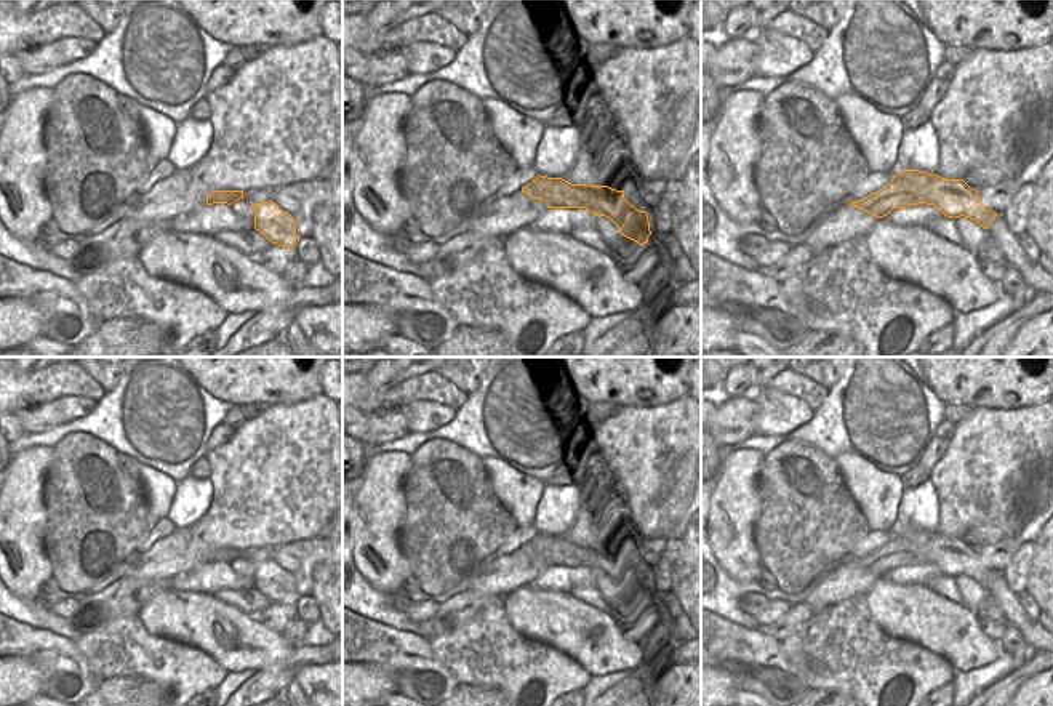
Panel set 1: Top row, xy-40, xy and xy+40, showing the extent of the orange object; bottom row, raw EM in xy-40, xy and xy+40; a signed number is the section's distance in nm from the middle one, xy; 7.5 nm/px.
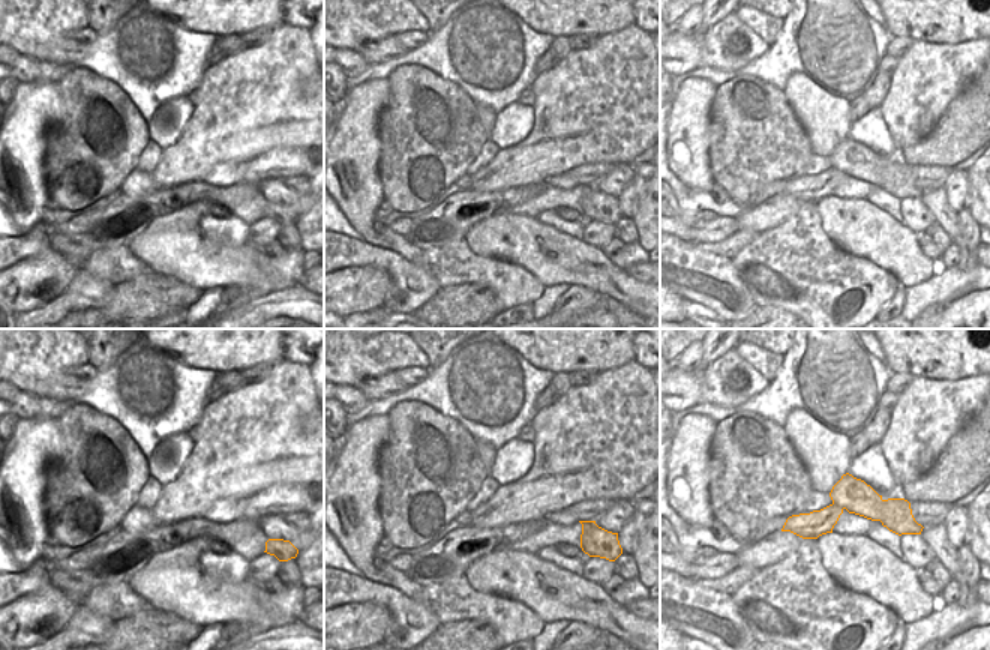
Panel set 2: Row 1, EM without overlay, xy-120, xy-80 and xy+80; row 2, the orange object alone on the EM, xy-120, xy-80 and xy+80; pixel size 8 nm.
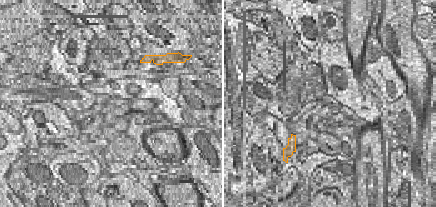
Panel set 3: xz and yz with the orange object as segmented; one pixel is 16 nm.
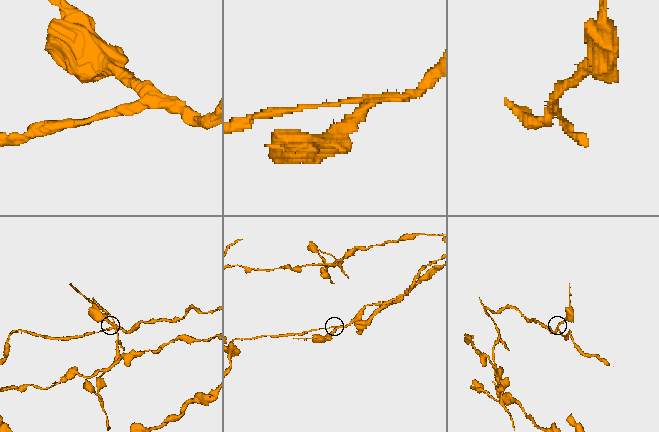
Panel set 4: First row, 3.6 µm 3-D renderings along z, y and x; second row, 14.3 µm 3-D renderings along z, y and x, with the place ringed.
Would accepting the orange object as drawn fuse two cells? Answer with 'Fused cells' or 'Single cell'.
Fused cells

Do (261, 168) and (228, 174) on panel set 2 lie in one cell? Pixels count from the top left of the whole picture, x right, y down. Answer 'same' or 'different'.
different

